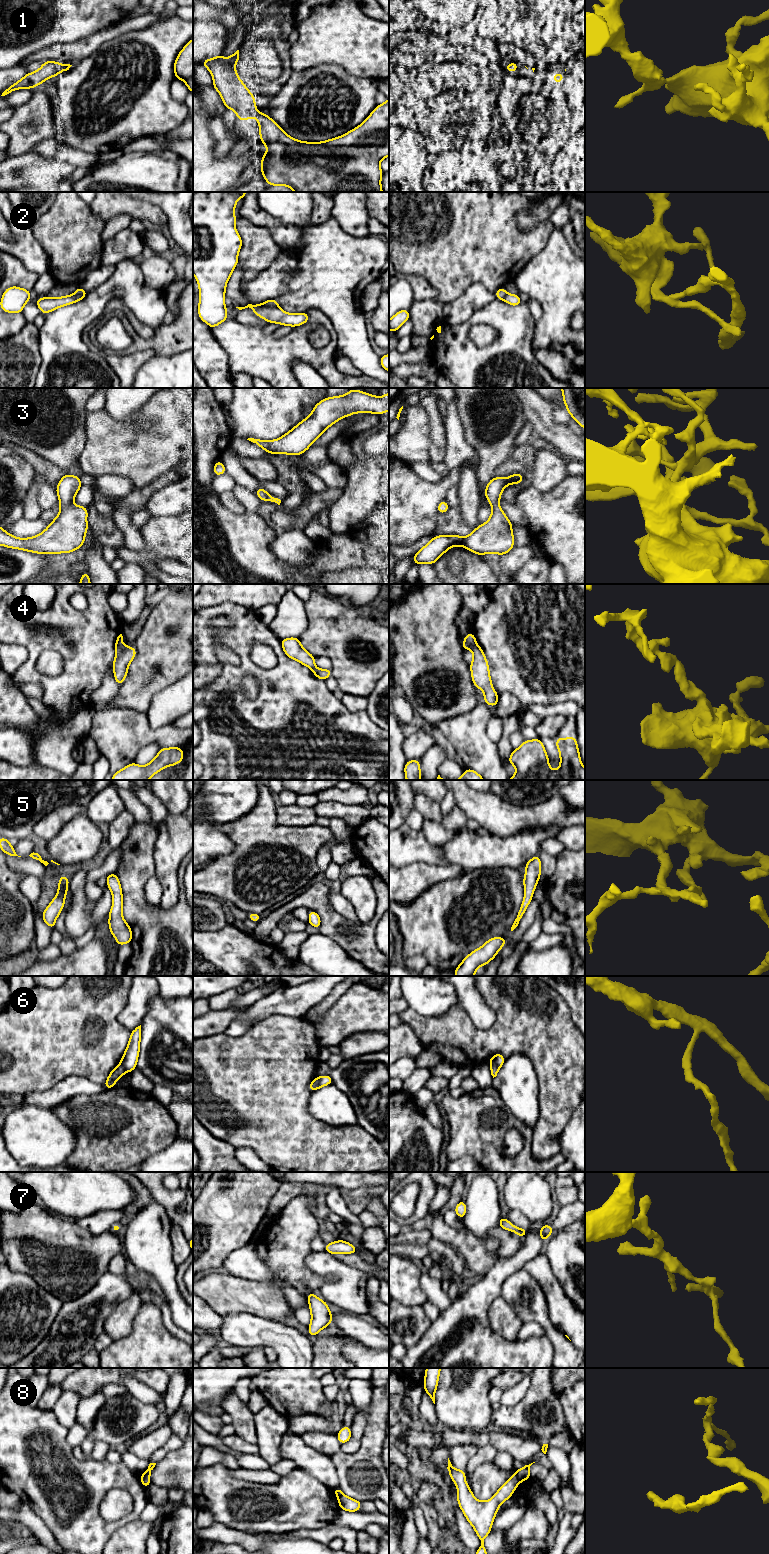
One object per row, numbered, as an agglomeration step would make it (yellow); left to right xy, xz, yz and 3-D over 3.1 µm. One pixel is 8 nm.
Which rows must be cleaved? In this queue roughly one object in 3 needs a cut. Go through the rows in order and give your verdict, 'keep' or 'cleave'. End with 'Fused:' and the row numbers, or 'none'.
1: keep
2: cleave
3: keep
4: cleave
5: keep
6: cleave
7: keep
8: cleave
Fused: 2, 4, 6, 8

